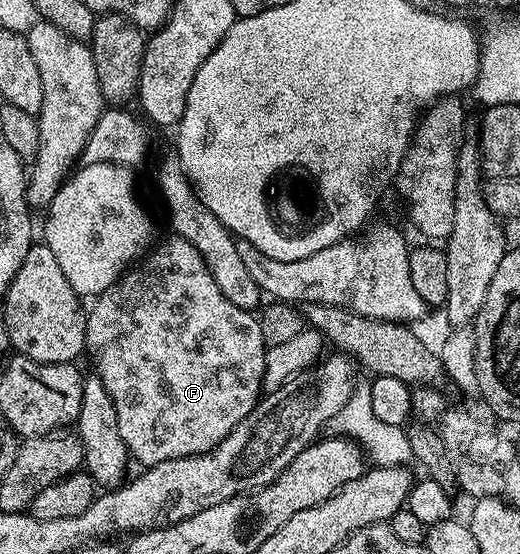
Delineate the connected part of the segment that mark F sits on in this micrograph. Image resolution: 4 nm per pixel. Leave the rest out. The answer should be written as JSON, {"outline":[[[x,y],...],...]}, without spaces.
{"outline":[[[170,236],[167,242],[160,242],[137,265],[127,270],[109,290],[97,295],[93,299],[94,307],[91,310],[89,307],[86,314],[85,353],[90,354],[91,360],[94,361],[93,373],[97,374],[98,379],[102,381],[104,388],[108,390],[108,396],[112,398],[112,404],[116,406],[116,424],[120,428],[120,436],[124,436],[124,444],[128,448],[130,457],[135,463],[138,461],[139,467],[142,468],[155,466],[164,460],[196,456],[216,448],[216,444],[220,444],[250,415],[263,393],[262,377],[267,348],[257,317],[249,310],[236,308],[236,304],[232,304],[232,300],[228,300],[228,296],[224,296],[224,292],[216,288],[216,280],[212,280],[212,272],[208,272],[208,264],[204,264],[200,252],[196,252],[192,244],[188,244],[186,240],[177,236]]]}

